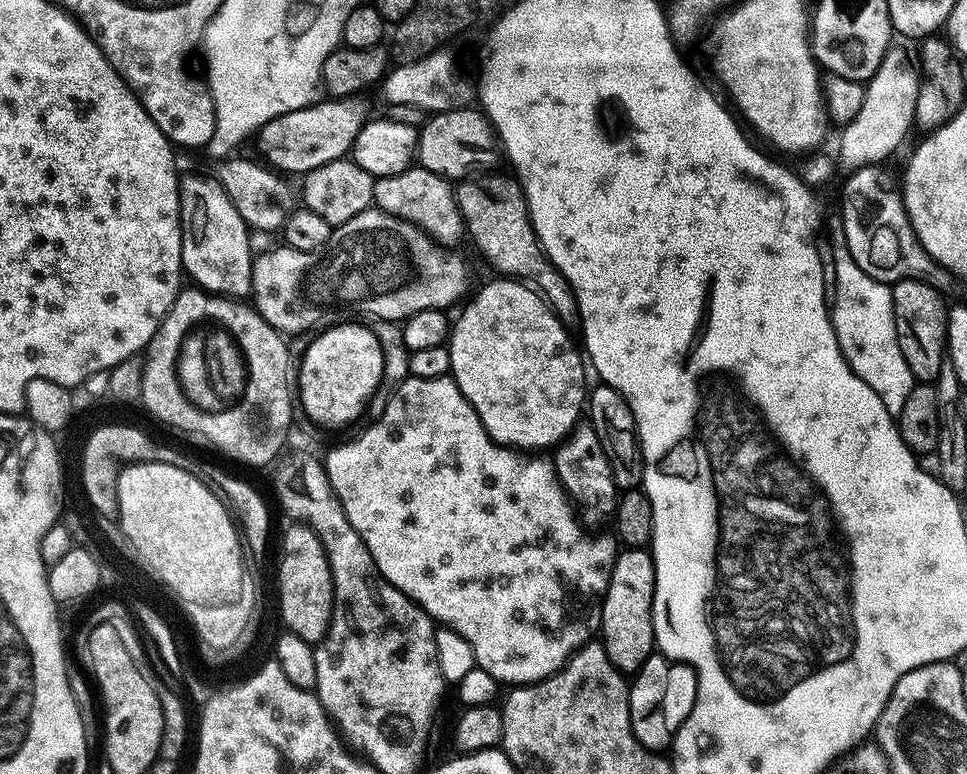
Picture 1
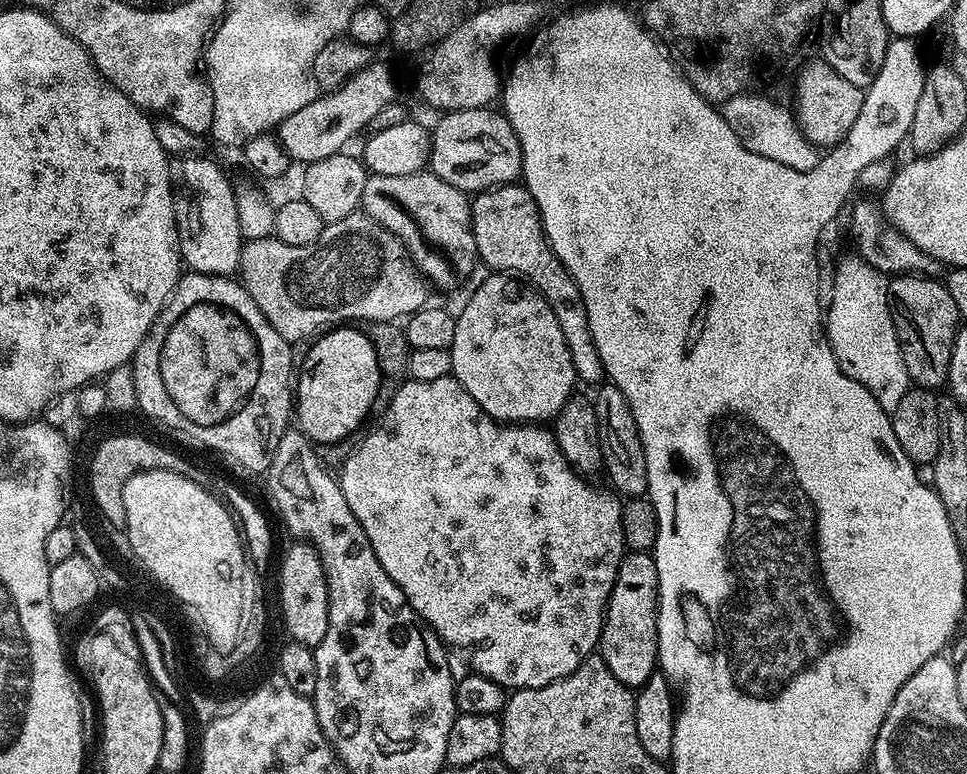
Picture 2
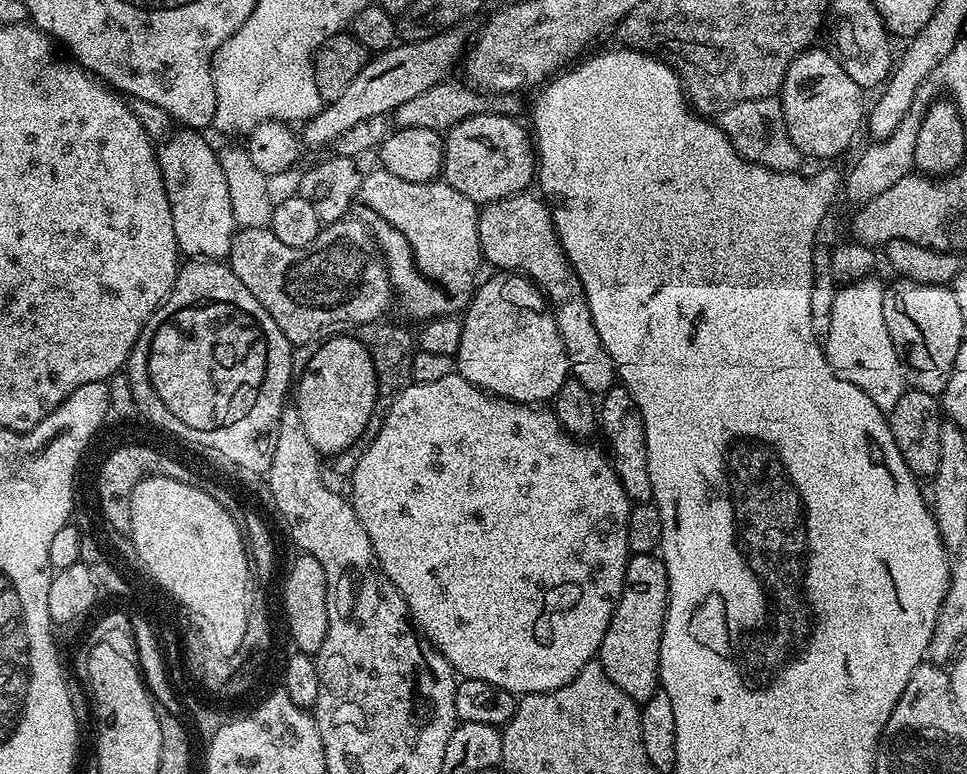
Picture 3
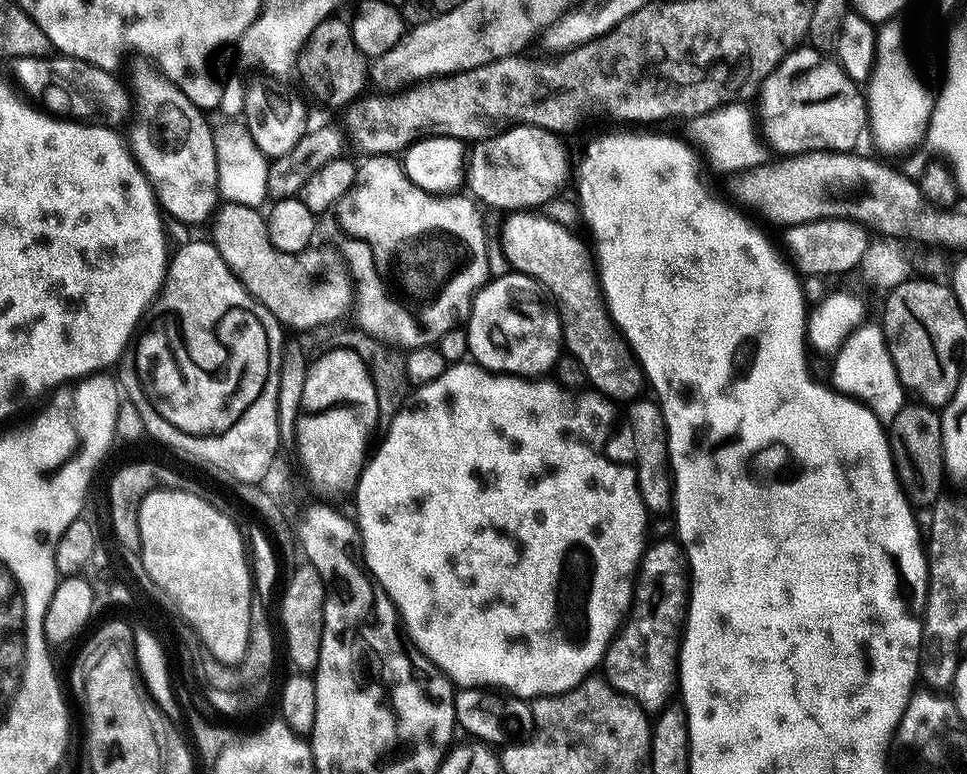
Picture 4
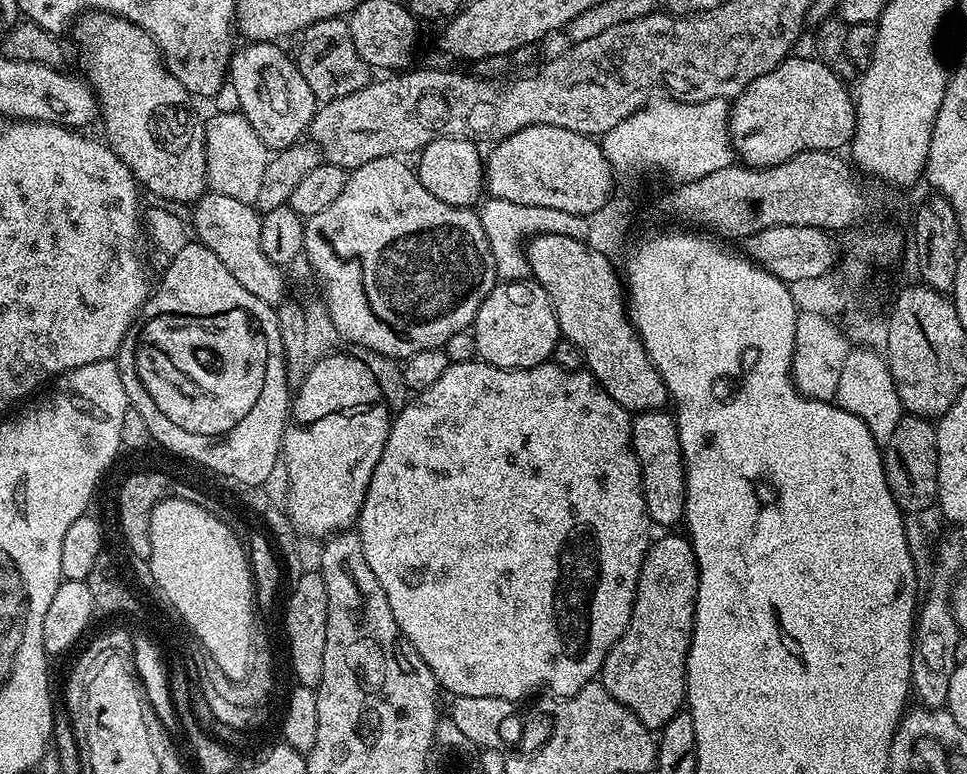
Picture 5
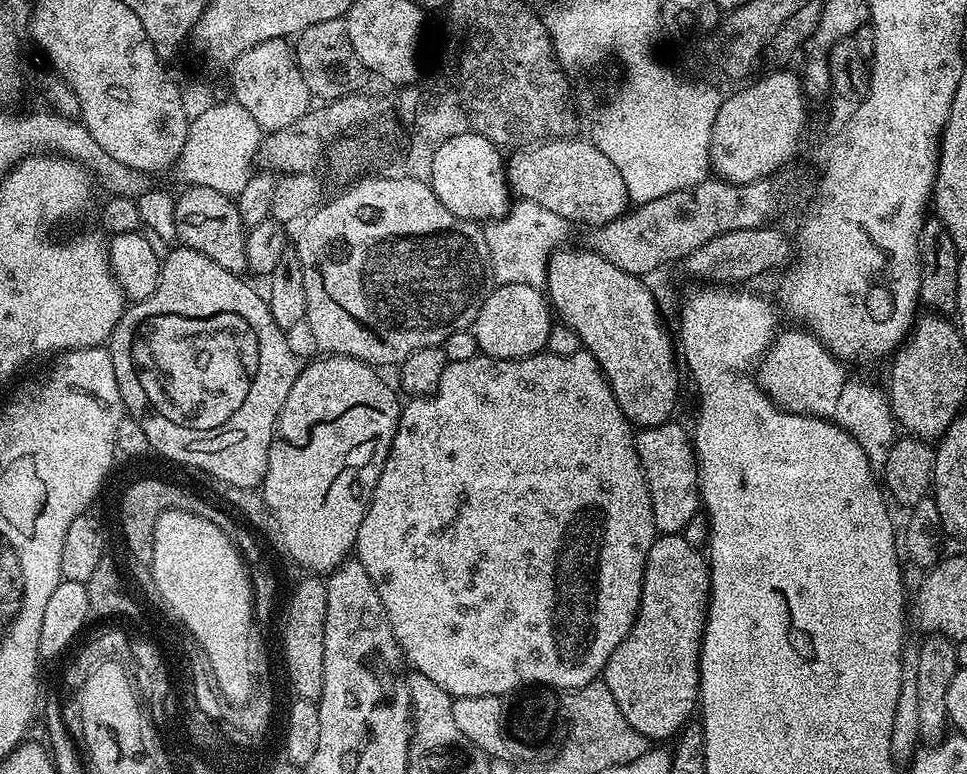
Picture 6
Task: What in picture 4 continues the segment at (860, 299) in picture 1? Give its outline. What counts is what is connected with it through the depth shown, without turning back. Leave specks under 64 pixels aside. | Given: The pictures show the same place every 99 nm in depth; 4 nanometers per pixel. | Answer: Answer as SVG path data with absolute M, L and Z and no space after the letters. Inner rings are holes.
M863 322L841 342L841 346L831 357L831 387L860 401L882 422L890 422L906 402L906 389L898 378L898 370L890 358L888 343L884 337L883 327L879 323Z

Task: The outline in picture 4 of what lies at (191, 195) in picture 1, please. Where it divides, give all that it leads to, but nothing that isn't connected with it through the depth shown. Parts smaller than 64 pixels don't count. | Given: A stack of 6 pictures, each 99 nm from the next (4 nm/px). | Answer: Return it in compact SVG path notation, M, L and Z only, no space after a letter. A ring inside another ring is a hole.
M154 74L141 82L134 96L138 101L138 115L130 135L130 147L156 191L156 203L180 224L207 225L222 200L214 128L208 125L204 117L207 115L178 86Z

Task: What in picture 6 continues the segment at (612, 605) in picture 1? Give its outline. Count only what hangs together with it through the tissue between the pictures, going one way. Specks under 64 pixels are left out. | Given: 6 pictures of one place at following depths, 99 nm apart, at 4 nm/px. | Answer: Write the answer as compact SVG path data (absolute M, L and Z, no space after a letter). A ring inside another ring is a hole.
M683 534L657 535L652 541L644 563L644 581L640 591L640 609L636 612L636 620L632 623L632 630L628 636L614 650L614 654L610 654L608 665L604 667L602 673L604 685L610 690L610 694L614 694L614 702L618 702L618 710L622 710L626 722L630 722L630 726L634 726L634 730L638 730L638 734L648 737L649 741L664 742L667 736L675 737L693 719L694 713L697 711L700 699L700 645L704 642L704 626L708 622L708 602L711 595L712 578L710 564L705 553L697 545L691 544Z

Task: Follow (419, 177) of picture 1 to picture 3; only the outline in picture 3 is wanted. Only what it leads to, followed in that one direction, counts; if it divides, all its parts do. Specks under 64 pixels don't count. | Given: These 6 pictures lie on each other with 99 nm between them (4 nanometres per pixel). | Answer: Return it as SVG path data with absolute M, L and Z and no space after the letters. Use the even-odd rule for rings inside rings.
M377 167L376 172L365 171L363 180L360 184L358 204L364 207L362 219L368 226L369 232L372 233L382 255L388 270L388 281L392 284L395 303L400 303L400 308L415 322L423 322L433 320L435 316L456 316L463 313L467 309L473 295L474 289L477 287L475 282L475 271L482 261L482 253L480 251L480 239L478 238L478 218L480 217L478 205L470 198L466 198L466 194L458 194L458 190L454 190L454 186L444 183L443 179L437 178L427 180L426 182L406 182L406 178L398 178L398 174L390 174L385 168Z

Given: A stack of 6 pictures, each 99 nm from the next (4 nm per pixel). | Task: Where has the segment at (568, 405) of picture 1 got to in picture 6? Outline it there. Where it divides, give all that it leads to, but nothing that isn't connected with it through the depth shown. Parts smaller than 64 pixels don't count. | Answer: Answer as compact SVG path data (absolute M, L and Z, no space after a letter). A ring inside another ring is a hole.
M526 285L493 287L480 301L474 331L483 355L493 360L524 360L527 356L541 355L547 349L554 312L541 289Z

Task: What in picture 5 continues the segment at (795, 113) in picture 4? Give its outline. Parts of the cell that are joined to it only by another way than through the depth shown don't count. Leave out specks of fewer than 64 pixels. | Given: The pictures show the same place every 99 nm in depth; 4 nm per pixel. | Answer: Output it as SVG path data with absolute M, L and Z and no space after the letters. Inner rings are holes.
M789 58L780 63L777 68L770 70L770 74L762 74L762 78L758 78L754 82L750 82L750 86L740 96L737 96L734 103L731 105L728 113L728 135L732 142L735 155L749 168L769 168L775 164L786 162L790 158L794 158L803 152L830 152L833 150L840 150L840 147L847 145L852 139L852 135L856 132L856 104L854 103L854 96L848 93L849 85L841 80L839 74L825 64L819 58L813 60L795 60Z

